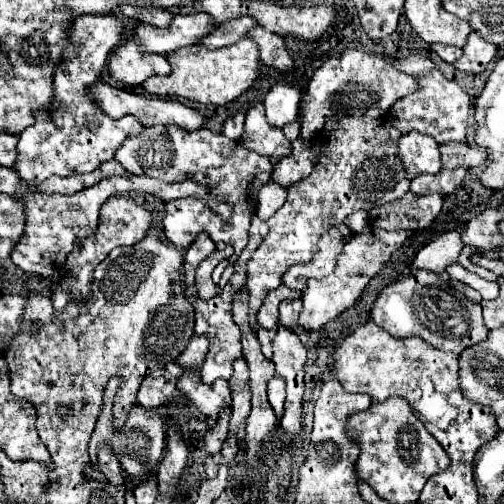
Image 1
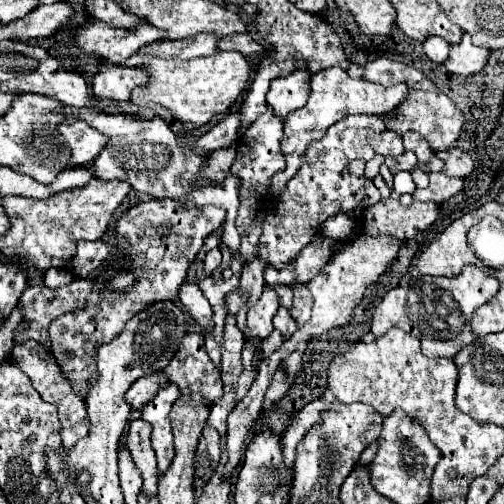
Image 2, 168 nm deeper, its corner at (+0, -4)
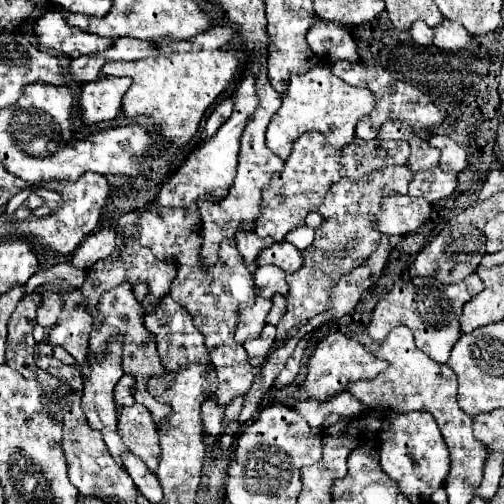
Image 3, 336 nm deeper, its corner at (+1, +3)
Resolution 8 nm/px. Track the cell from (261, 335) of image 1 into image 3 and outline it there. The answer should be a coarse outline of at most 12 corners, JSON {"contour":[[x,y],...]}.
{"contour":[[388,166],[332,184],[324,222],[286,274],[278,344],[326,308],[330,284],[378,246],[380,200],[412,172]]}

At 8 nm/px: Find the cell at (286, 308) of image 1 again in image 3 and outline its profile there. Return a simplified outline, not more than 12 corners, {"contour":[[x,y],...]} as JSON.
{"contour":[[260,266],[254,276],[260,296],[288,294],[278,266]]}

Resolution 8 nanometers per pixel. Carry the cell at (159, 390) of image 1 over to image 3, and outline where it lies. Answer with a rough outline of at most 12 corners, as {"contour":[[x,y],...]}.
{"contour":[[124,374],[114,388],[114,400],[122,406],[132,404],[132,376]]}

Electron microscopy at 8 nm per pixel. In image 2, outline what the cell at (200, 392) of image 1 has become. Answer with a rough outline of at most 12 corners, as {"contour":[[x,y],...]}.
{"contour":[[187,331],[163,369],[181,393],[207,403],[223,393],[219,371],[203,351],[203,333]]}

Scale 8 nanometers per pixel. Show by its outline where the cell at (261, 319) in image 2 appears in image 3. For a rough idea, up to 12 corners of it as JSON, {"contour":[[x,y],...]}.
{"contour":[[268,298],[240,310],[236,340],[258,336],[272,308]]}

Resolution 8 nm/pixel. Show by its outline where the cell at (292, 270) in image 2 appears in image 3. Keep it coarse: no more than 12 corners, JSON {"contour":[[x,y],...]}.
{"contour":[[288,242],[262,250],[258,266],[274,264],[284,272],[302,268],[304,258]]}

